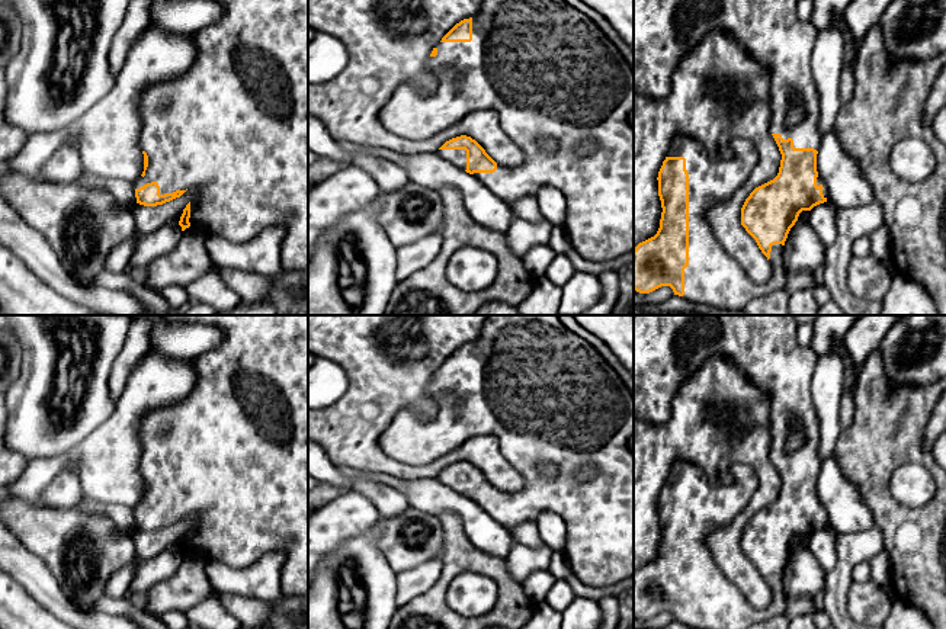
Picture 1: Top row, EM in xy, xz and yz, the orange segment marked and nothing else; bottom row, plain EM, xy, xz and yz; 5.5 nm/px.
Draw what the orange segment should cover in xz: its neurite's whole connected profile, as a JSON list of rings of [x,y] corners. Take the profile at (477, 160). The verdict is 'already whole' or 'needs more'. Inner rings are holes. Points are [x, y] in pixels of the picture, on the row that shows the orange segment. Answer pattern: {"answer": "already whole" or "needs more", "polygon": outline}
{"answer": "needs more", "polygon": [[[484,0],[481,9],[474,17],[461,20],[442,38],[439,45],[433,48],[424,67],[436,76],[437,86],[434,92],[426,93],[423,89],[417,89],[413,83],[400,84],[392,97],[379,112],[379,121],[395,137],[403,137],[405,139],[426,139],[436,132],[446,129],[450,123],[471,112],[494,110],[498,115],[500,126],[504,134],[523,151],[523,161],[519,166],[507,167],[497,164],[475,139],[466,135],[446,141],[439,148],[437,154],[455,167],[472,174],[512,208],[523,196],[536,196],[542,186],[558,189],[567,199],[567,219],[564,228],[571,238],[574,250],[587,260],[609,261],[634,251],[634,129],[628,122],[628,115],[634,110],[634,70],[606,36],[605,31],[599,28],[589,15],[573,7],[565,0]],[[541,139],[555,141],[558,150],[555,153],[542,153],[538,147]],[[584,141],[593,141],[596,148],[589,154],[581,155],[578,147]]]}

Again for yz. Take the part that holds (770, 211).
{"answer": "needs more", "polygon": [[[634,0],[634,92],[654,99],[664,99],[671,90],[671,76],[677,62],[684,58],[706,33],[721,29],[732,36],[748,54],[770,71],[772,115],[770,131],[782,154],[777,176],[756,187],[741,208],[741,225],[756,240],[761,253],[772,264],[767,282],[751,280],[741,264],[721,245],[705,214],[713,205],[729,199],[750,177],[759,164],[757,147],[750,139],[734,138],[732,154],[727,158],[712,160],[703,144],[687,137],[677,135],[658,171],[658,196],[661,200],[661,219],[657,234],[634,248],[634,289],[650,293],[661,286],[670,286],[674,295],[689,302],[703,304],[721,309],[744,309],[745,305],[760,296],[783,291],[788,283],[788,270],[783,260],[783,245],[791,228],[802,211],[827,202],[828,189],[817,171],[817,154],[821,145],[818,128],[818,93],[811,74],[811,52],[817,36],[809,22],[796,16],[798,0]],[[798,94],[804,109],[799,123],[788,126],[785,119],[791,110],[791,96]]]}

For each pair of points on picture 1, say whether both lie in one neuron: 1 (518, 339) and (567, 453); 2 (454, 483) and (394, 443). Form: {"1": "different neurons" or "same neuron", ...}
{"1": "same neuron", "2": "same neuron"}

